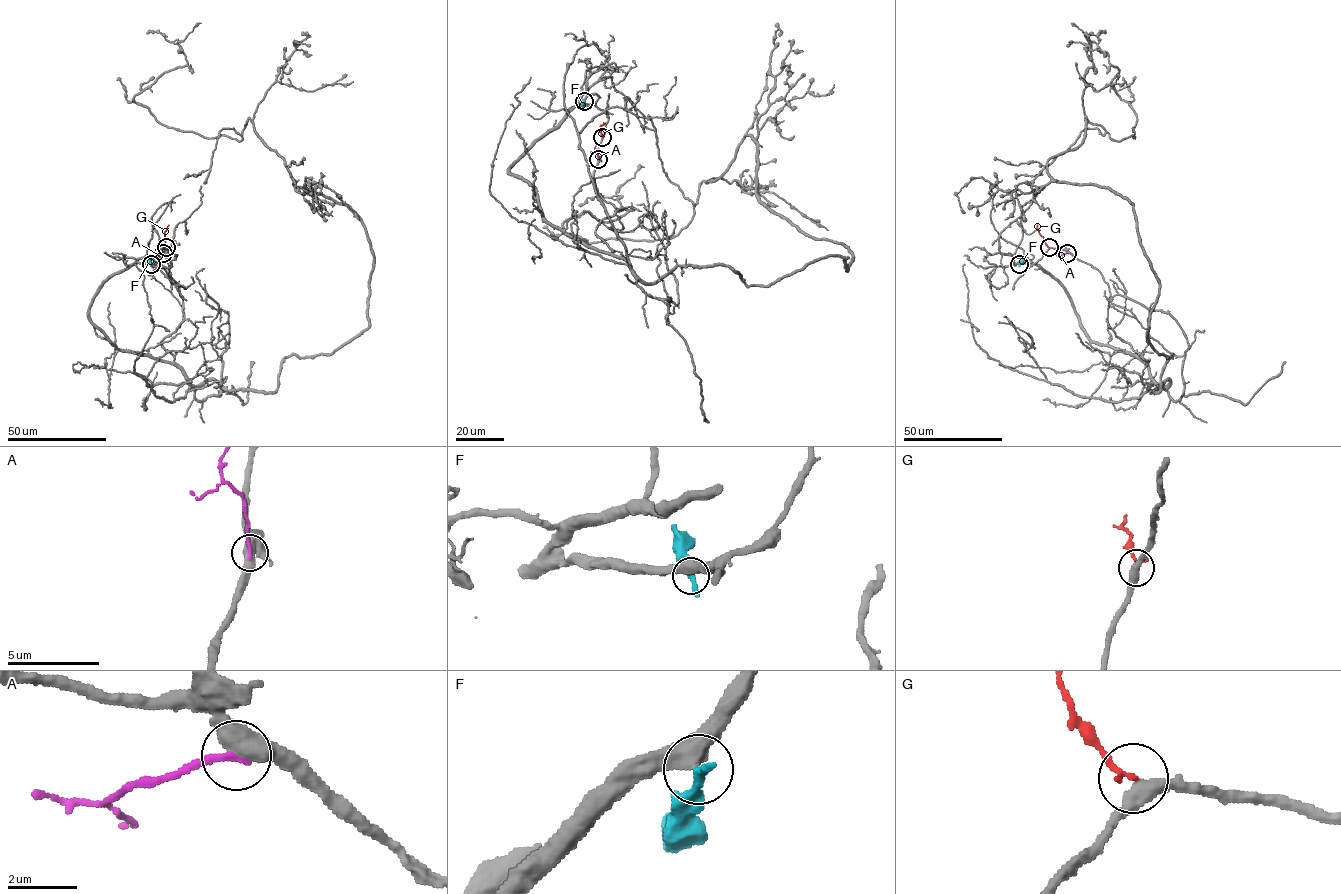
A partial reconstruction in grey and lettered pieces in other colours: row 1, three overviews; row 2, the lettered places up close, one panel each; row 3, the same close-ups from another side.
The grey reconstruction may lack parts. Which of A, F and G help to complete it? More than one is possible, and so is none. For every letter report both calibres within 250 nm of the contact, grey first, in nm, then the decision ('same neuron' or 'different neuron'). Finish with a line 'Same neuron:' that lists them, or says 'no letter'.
A: calibres 500 and 240 nm; different neuron
F: calibres 480 and 320 nm; different neuron
G: calibres 400 and 160 nm; same neuron
Same neuron: G

